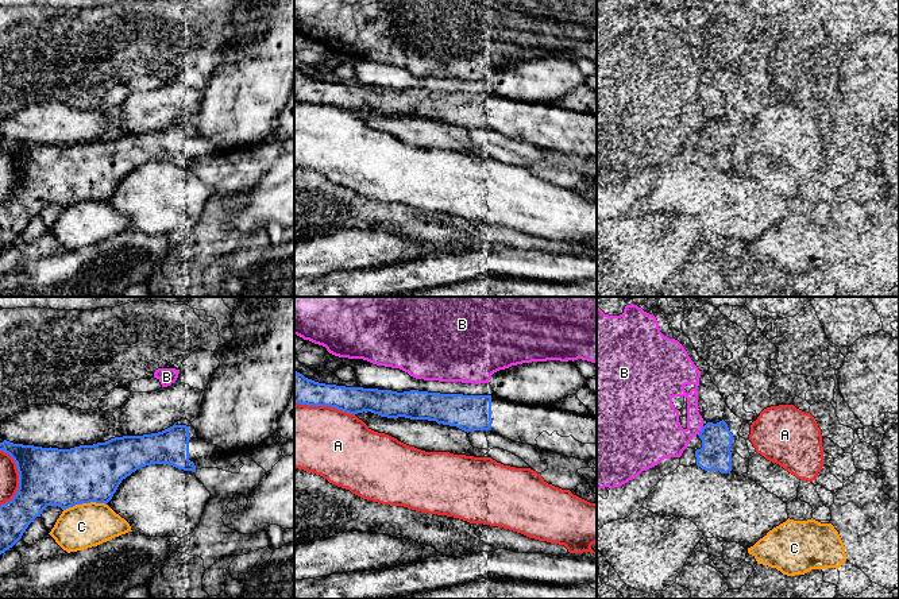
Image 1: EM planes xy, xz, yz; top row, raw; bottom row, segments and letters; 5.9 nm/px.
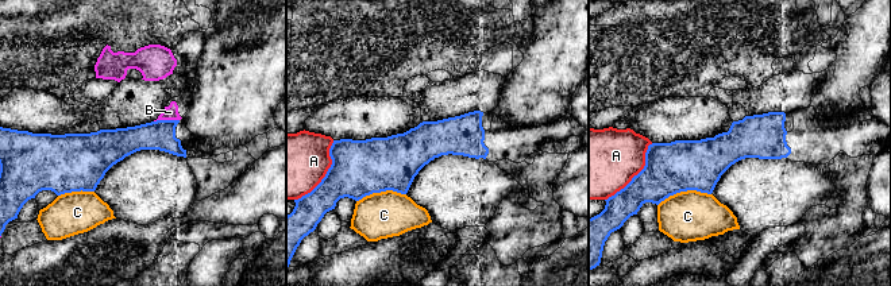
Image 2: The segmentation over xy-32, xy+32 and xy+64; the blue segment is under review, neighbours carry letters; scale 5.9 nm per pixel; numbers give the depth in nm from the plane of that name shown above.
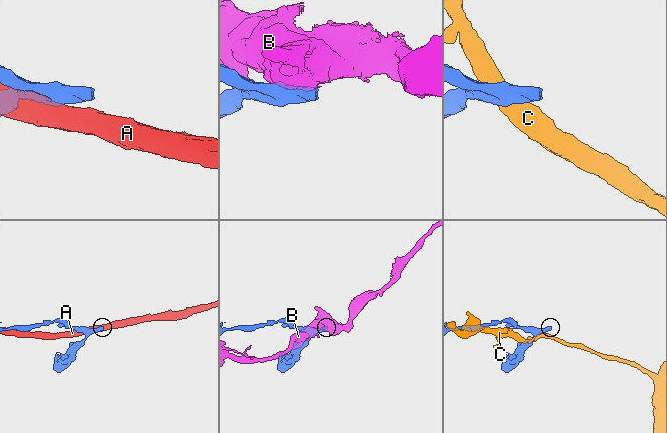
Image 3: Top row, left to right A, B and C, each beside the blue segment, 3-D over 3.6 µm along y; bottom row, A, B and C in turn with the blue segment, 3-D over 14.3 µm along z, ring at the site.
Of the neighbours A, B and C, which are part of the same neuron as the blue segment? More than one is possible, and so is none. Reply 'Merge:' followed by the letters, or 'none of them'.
Merge: none of them

